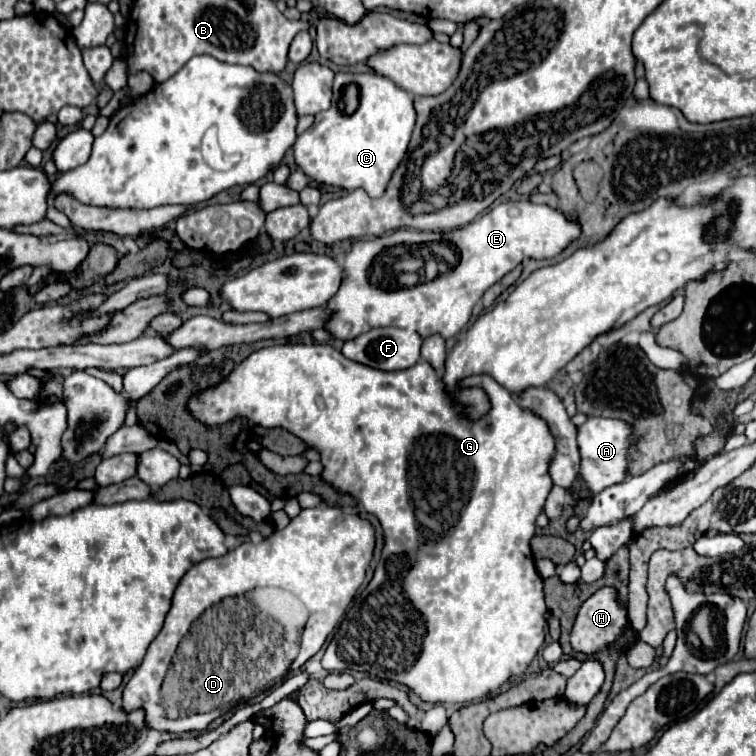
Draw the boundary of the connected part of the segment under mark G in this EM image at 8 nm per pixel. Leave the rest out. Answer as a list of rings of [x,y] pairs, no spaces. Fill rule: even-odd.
[[[298,343],[298,345],[272,345],[254,351],[216,389],[208,389],[188,401],[190,413],[206,425],[220,425],[234,417],[248,417],[252,423],[260,427],[284,427],[292,431],[310,449],[316,449],[320,453],[320,463],[324,467],[320,473],[322,481],[342,493],[352,495],[368,513],[378,517],[384,531],[382,557],[378,561],[372,581],[362,591],[360,601],[354,601],[344,621],[340,623],[338,631],[344,635],[334,635],[332,641],[328,643],[322,657],[322,667],[326,671],[346,671],[346,669],[366,671],[380,679],[404,683],[412,691],[416,691],[422,701],[428,703],[466,703],[474,699],[484,699],[486,693],[496,691],[512,675],[524,673],[544,643],[544,625],[548,615],[548,609],[544,605],[542,579],[534,567],[534,559],[530,551],[530,539],[534,537],[536,531],[536,517],[544,511],[546,497],[554,487],[548,469],[556,455],[556,439],[548,423],[540,415],[536,415],[526,407],[520,407],[514,395],[506,387],[496,383],[490,375],[482,373],[458,381],[458,389],[466,389],[466,387],[480,387],[488,395],[490,409],[484,417],[470,419],[466,415],[466,407],[450,395],[442,377],[428,361],[418,361],[414,367],[404,371],[380,371],[374,367],[364,367],[362,363],[356,363],[352,359],[346,359],[338,349],[334,349],[328,343],[312,343],[312,345]]]

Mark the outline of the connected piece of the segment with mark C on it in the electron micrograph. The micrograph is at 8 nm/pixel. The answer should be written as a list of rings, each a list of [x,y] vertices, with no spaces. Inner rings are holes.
[[[336,73],[332,107],[316,115],[312,127],[296,139],[294,157],[298,167],[318,183],[346,191],[362,187],[368,195],[380,197],[408,151],[414,123],[412,95],[388,77],[378,73]],[[346,87],[358,87],[356,105],[346,103]]]

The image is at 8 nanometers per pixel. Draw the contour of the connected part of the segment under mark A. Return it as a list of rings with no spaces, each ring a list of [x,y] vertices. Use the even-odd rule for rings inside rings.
[[[590,417],[584,425],[578,427],[578,447],[580,447],[580,475],[590,491],[588,497],[582,497],[574,503],[574,513],[566,523],[568,533],[574,533],[580,523],[580,513],[588,505],[588,499],[600,493],[604,487],[612,483],[620,483],[626,479],[628,471],[628,449],[634,443],[634,425],[624,419],[608,419],[608,417]]]

